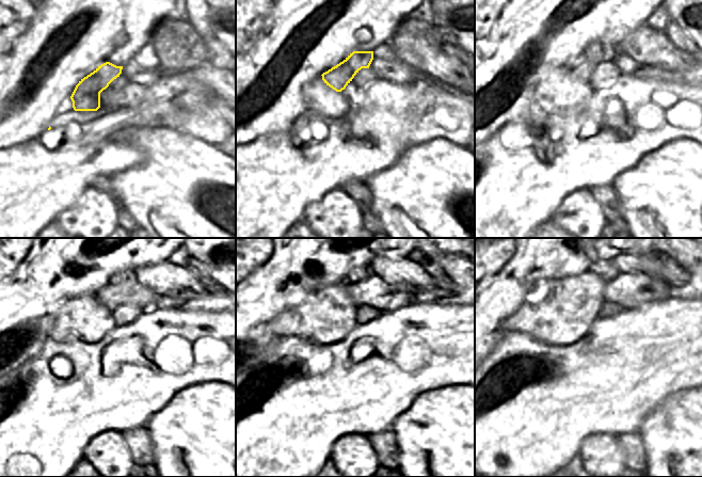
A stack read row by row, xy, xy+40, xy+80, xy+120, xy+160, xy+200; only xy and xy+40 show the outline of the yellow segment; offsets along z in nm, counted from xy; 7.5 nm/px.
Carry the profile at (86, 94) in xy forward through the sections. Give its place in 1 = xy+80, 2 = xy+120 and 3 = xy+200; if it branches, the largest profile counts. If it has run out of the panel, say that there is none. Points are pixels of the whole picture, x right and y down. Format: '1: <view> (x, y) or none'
1: xy+80 (597, 52)
2: xy+120 (129, 290)
3: xy+200 (631, 290)

